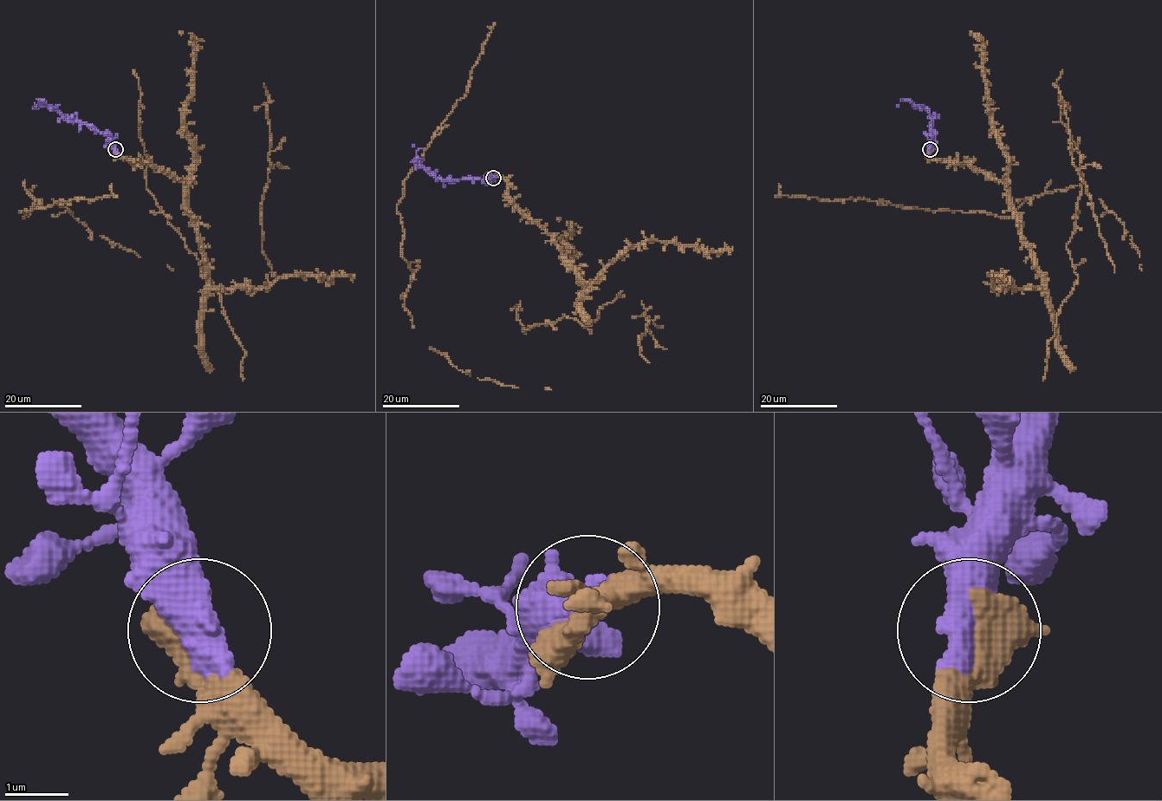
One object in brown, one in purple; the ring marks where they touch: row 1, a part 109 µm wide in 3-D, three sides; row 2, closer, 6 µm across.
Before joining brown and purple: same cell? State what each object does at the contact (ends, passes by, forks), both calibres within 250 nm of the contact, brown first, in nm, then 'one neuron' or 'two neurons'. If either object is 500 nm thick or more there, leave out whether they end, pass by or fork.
460/700 nm | one neuron

